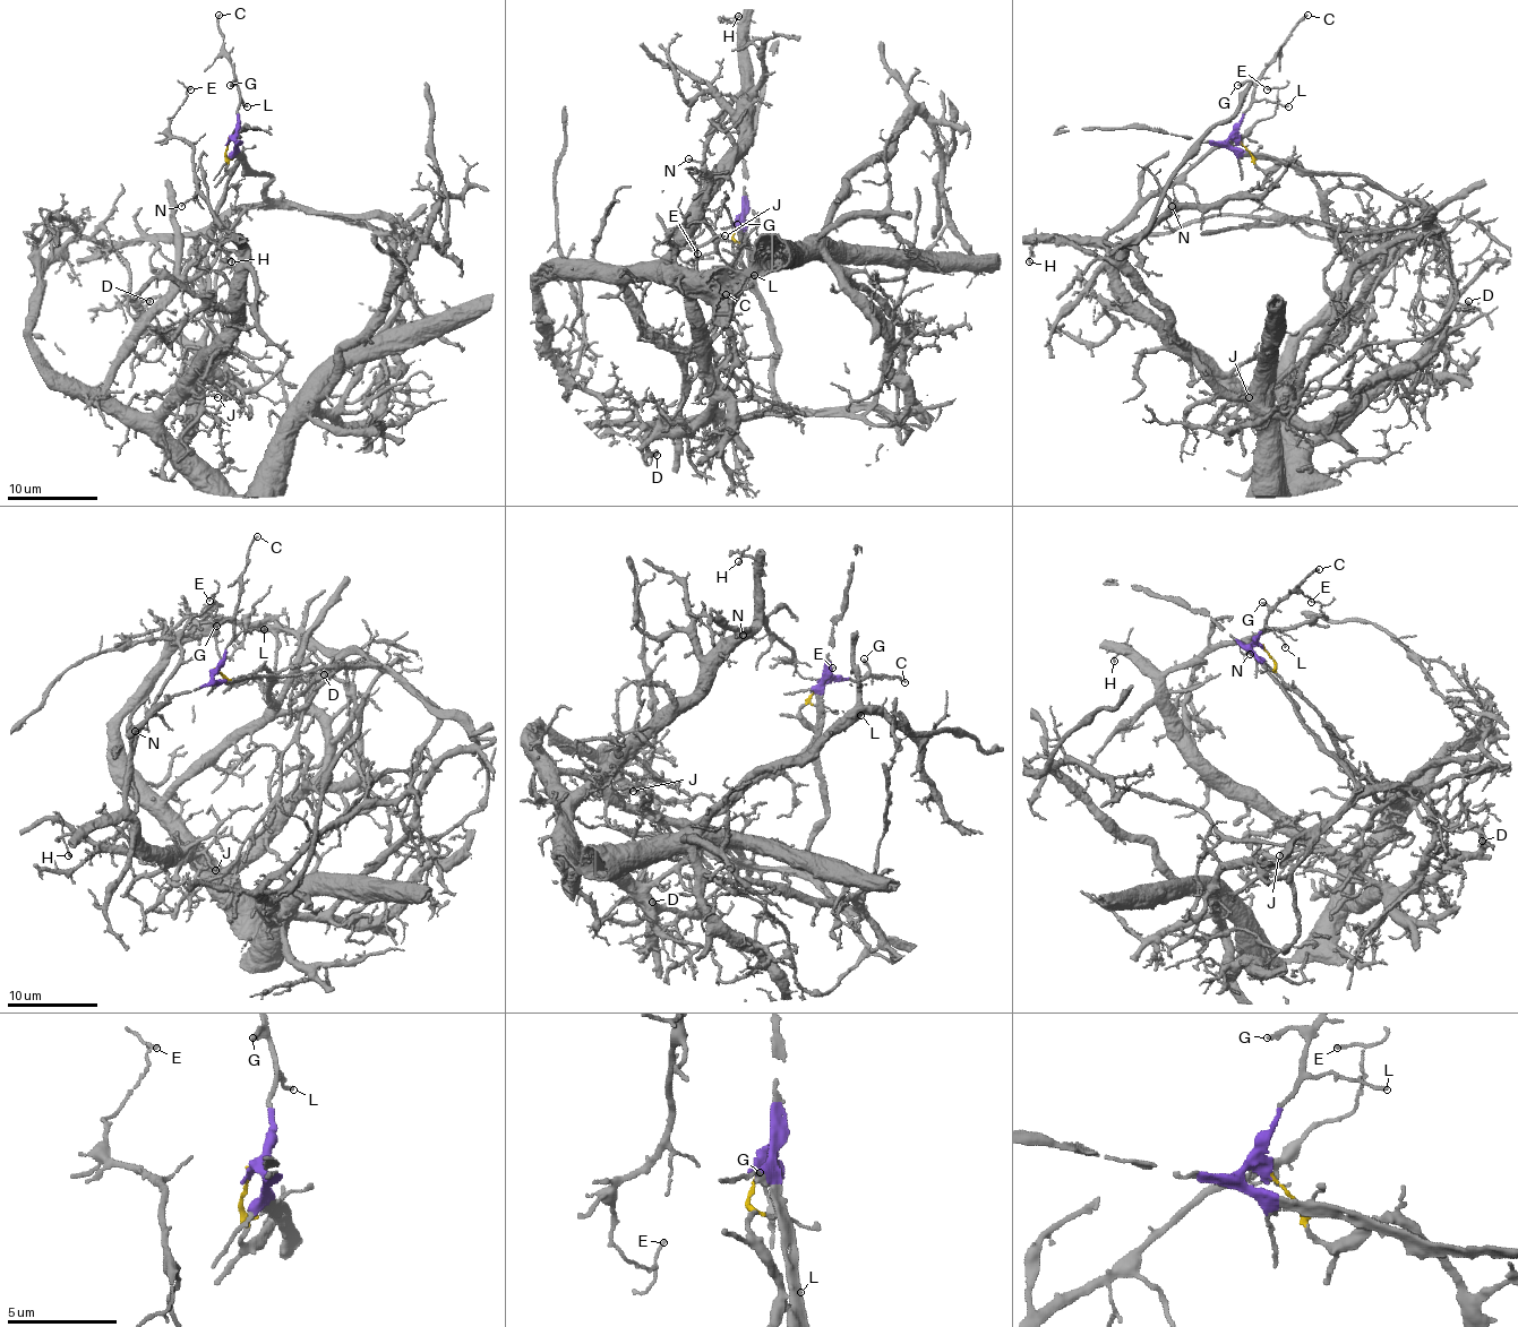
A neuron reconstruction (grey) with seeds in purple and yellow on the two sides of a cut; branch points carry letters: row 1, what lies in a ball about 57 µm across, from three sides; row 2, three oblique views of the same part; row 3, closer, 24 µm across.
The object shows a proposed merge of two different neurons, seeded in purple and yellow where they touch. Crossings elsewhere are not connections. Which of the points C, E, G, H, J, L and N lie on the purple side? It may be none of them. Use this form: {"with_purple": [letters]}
{"with_purple": ["C", "G", "L"]}

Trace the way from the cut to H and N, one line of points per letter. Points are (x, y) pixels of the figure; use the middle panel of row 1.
H: (737, 224), (746, 283), (695, 351), (672, 349), (616, 274), (663, 256), (737, 152), (739, 15)
N: (737, 224), (746, 283), (695, 351), (672, 349), (616, 274), (652, 267), (709, 197), (746, 96), (688, 158)

